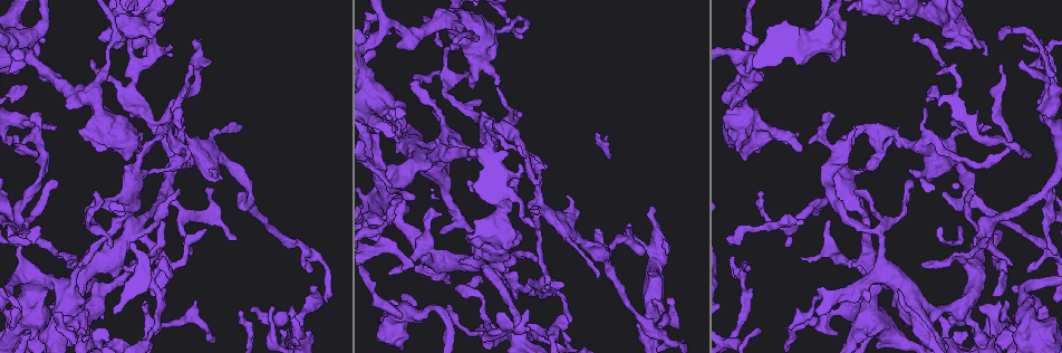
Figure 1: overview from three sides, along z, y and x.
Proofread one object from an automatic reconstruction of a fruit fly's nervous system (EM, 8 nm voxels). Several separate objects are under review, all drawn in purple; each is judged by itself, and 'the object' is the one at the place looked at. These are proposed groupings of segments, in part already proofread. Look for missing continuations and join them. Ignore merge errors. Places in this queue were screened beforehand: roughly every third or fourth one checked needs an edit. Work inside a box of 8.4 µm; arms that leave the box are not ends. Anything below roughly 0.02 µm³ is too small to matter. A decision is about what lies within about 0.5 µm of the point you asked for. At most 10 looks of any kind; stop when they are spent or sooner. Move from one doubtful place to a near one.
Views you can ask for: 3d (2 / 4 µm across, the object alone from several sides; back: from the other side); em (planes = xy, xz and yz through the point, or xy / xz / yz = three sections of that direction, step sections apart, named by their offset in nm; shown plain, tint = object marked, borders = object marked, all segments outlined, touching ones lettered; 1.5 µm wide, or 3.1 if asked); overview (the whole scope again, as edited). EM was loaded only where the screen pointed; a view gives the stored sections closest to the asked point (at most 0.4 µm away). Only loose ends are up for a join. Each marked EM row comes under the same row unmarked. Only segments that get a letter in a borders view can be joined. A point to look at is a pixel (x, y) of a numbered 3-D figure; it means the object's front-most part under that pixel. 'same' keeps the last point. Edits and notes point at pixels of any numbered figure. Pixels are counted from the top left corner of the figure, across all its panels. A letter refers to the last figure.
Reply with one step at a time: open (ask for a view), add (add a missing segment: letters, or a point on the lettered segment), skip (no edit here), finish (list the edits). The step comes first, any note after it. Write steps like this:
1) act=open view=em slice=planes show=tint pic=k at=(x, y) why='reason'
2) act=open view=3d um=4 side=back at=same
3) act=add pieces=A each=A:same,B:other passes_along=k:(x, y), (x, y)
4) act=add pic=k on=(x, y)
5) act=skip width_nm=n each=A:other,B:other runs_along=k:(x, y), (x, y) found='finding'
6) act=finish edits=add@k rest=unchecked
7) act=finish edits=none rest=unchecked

act=open view=em slice=planes show=borders pic=1 at=(535, 210)

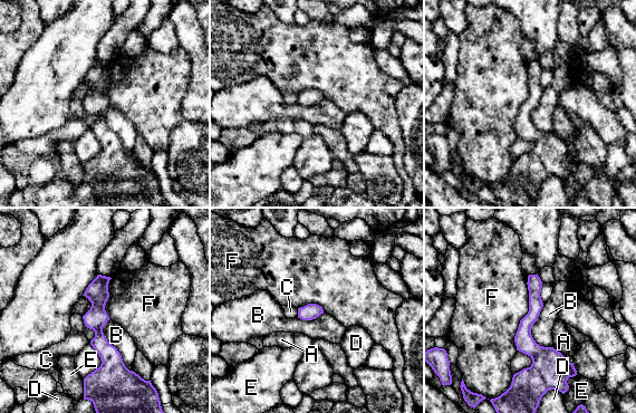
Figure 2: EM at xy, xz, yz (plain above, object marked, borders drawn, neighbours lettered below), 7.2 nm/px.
act=skip each=A:other,B:other,C:other,D:other,E:other,F:other border=2:(528, 276), (516, 349) found='no lettered segment goes on from it'

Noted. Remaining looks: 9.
act=open view=em slice=planes show=borders pic=1 at=(547, 287) why='long arm stops here'

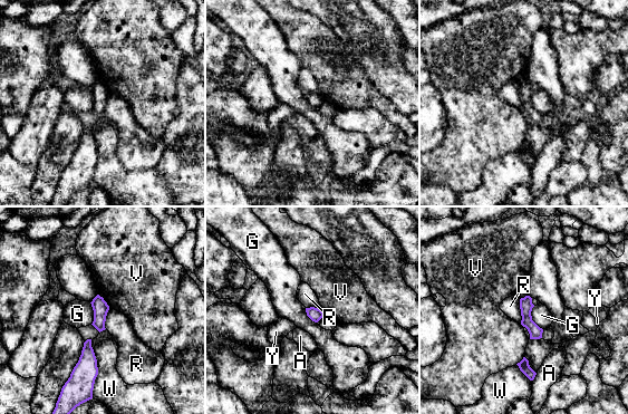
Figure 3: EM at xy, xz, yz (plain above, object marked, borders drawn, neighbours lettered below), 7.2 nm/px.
act=skip each=A:other,G:other,R:other,V:other,W:other,Y:other border=3:(533, 306), (531, 318), (542, 329) found='no lettered segment goes on from it'

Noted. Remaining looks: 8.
act=open view=em slice=xy step=4 show=borders pic=1 at=(628, 222) why='branch stops here'

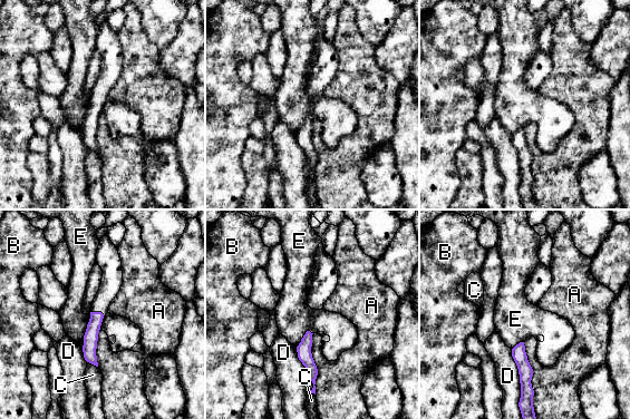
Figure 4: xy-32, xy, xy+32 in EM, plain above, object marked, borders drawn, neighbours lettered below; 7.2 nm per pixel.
act=open view=em slice=planes show=borders at=same

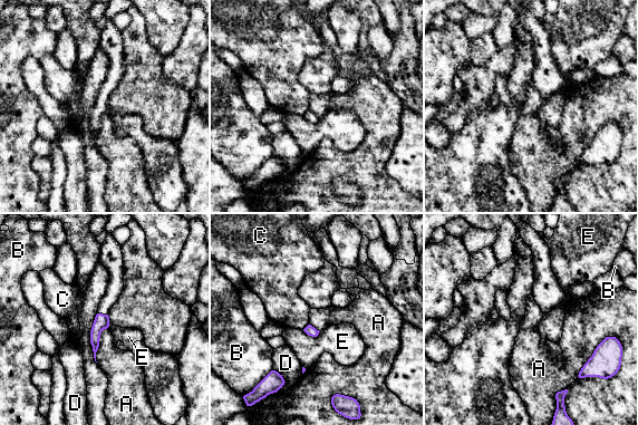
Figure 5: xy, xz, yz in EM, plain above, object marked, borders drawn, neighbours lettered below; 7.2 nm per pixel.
act=skip longest_contact=A:360nm each=A:other,B:other,C:other,D:other,E:other border=5:(97, 314), (90, 330), (96, 363) found='no lettered segment goes on from it'

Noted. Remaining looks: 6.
act=open view=3d um=2 pic=1 at=(999, 232)

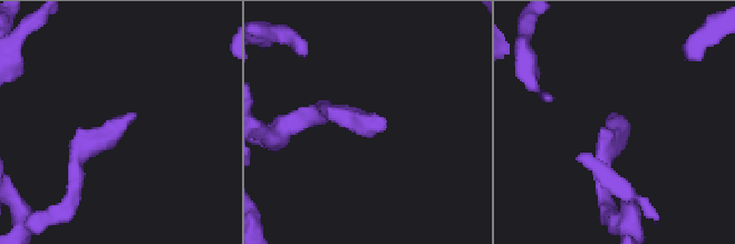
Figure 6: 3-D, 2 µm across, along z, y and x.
act=open view=em slice=planes show=borders pic=6 at=(624, 119) why='shape alone is not enough'

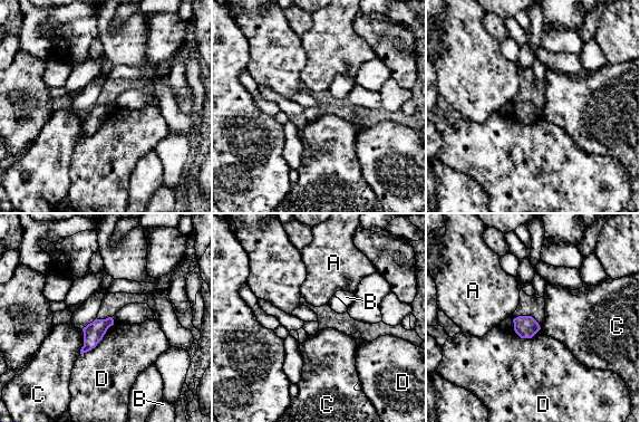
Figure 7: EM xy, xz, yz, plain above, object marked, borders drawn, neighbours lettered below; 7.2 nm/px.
act=skip each=A:other,B:other,C:other,D:other border=7:(114, 324), (94, 347), (80, 354) found='no lettered segment goes on from it'

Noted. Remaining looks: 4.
act=finish edits=none rest=unchecked

